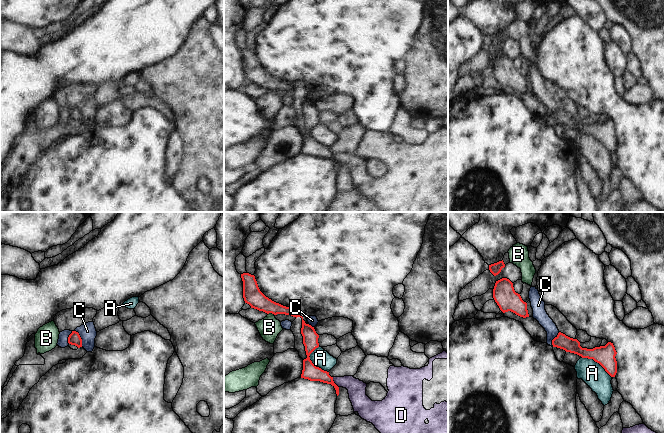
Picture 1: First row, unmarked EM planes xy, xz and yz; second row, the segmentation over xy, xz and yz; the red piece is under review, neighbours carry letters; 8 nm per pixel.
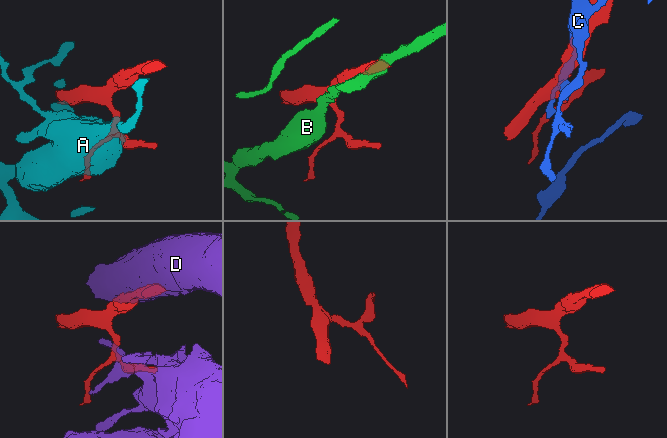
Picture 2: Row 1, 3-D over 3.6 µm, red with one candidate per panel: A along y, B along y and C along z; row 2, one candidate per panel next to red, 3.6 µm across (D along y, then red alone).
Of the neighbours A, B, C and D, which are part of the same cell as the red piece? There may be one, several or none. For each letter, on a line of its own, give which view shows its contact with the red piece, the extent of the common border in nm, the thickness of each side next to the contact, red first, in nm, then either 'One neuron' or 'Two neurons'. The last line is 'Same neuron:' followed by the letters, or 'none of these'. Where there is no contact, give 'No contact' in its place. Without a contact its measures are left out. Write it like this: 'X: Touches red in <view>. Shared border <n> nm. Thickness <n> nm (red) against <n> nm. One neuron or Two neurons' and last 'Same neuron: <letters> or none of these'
A: Touches red in xz. Shared border 240 nm. Thickness 130 nm (red) against 150 nm. Two neurons
B: Touches red in xz. Shared border 60 nm. Thickness 150 nm (red) against 170 nm. Two neurons
C: Touches red in xy. Shared border 150 nm. Thickness 100 nm (red) against 140 nm. Two neurons
D: Touches red in xz. Shared border 100 nm. Thickness 120 nm (red) against 140 nm. Two neurons
Same neuron: none of these

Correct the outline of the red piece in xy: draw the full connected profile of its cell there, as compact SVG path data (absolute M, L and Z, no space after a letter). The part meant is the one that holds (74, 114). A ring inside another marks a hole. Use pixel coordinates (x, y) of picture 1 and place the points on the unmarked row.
M72 107L72 109L68 113L68 119L71 121L75 121L78 124L82 123L82 115L78 108Z

